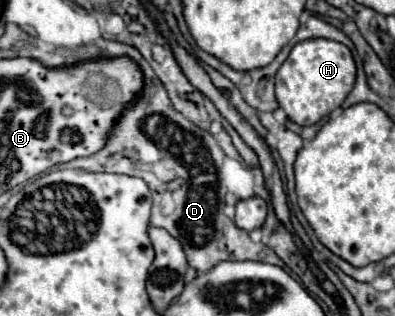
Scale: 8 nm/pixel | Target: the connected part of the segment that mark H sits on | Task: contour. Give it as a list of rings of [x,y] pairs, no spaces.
[[[306,39],[296,43],[288,59],[276,73],[276,99],[286,111],[288,119],[298,125],[314,125],[330,111],[338,109],[352,91],[356,79],[356,65],[346,45],[330,39]]]

